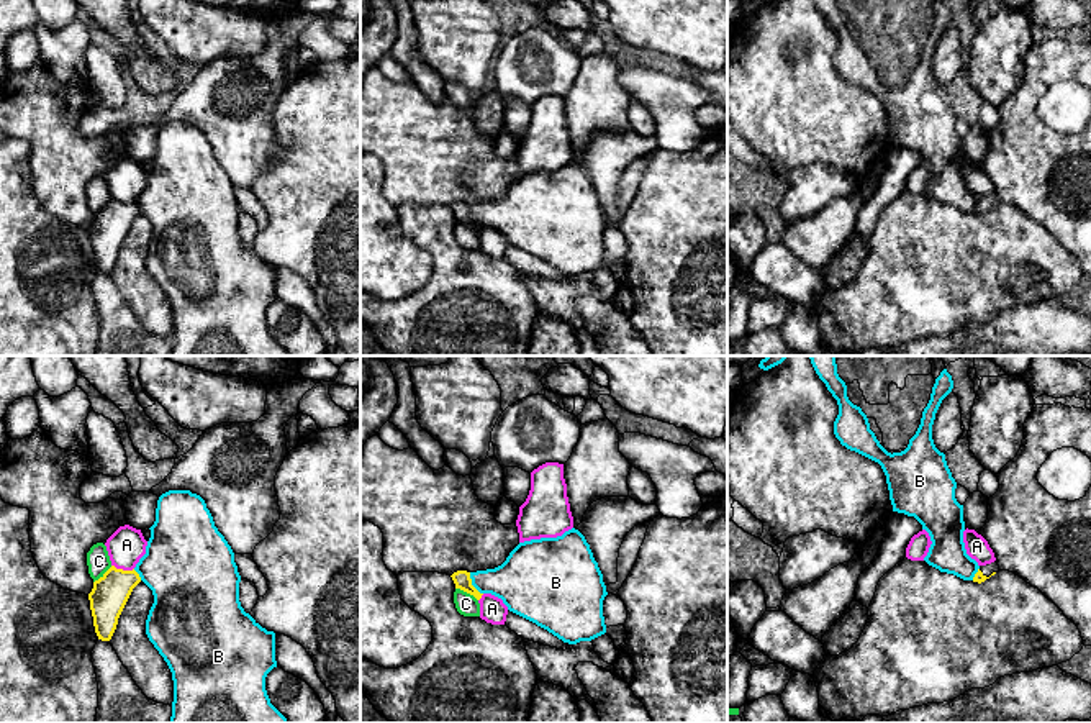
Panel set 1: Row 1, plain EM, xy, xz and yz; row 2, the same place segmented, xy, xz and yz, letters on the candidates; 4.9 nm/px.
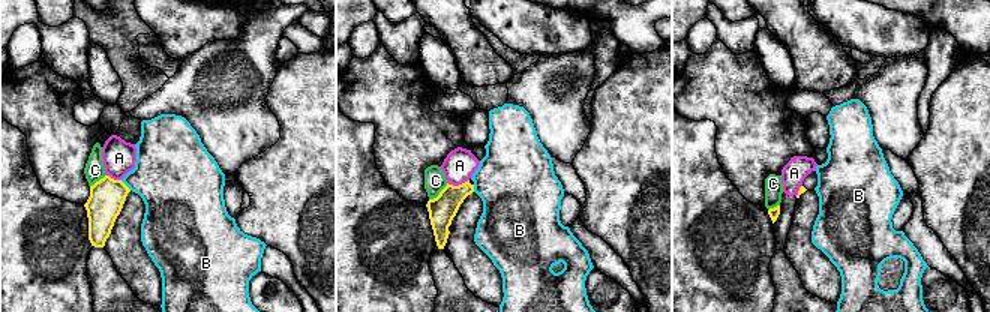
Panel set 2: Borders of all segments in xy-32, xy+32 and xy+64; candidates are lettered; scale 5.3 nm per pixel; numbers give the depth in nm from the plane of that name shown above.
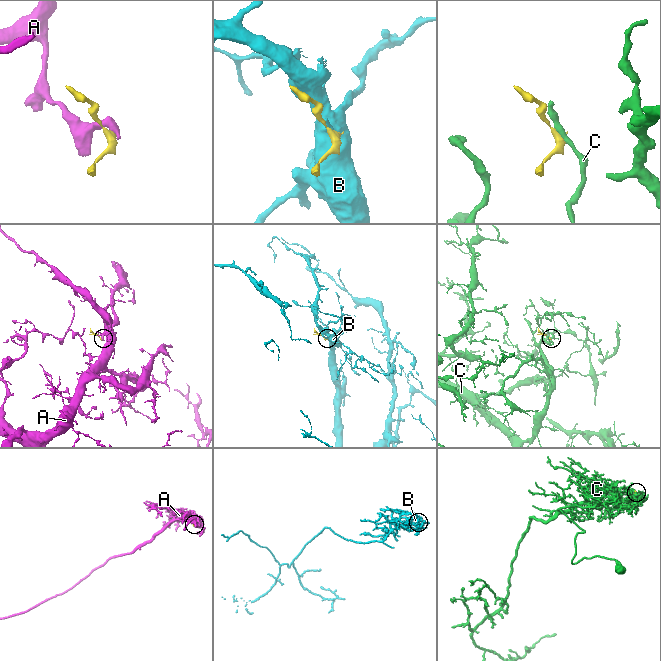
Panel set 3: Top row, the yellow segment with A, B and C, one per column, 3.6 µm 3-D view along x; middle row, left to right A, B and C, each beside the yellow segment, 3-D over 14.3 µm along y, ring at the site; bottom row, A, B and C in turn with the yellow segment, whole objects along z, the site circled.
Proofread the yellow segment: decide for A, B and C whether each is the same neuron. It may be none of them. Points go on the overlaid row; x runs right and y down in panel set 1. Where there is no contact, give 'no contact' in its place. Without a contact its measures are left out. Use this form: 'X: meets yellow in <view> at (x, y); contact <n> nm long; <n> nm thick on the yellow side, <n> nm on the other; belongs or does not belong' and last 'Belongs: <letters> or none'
A: meets yellow in xy at (122, 569); contact 110 nm long; 180 nm thick on the yellow side, 180 nm on the other; does not belong
B: meets yellow in xz at (470, 584); contact 130 nm long; 90 nm thick on the yellow side, 260 nm on the other; does not belong
C: meets yellow in xz at (467, 592); contact 130 nm long; 90 nm thick on the yellow side, 110 nm on the other; does not belong
Belongs: none

